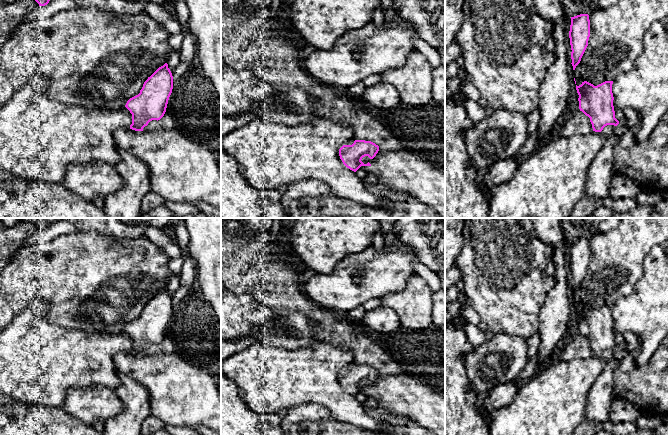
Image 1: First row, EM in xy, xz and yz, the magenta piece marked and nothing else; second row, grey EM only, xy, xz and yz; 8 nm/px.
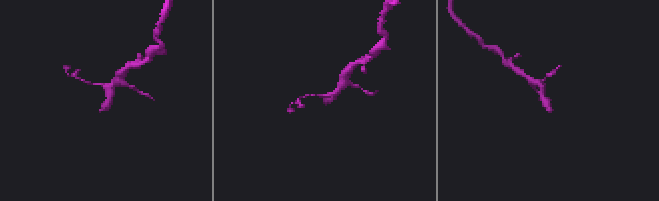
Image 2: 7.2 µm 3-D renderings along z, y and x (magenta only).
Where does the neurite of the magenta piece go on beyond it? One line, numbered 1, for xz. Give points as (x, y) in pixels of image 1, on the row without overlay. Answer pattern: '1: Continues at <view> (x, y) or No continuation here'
1: No continuation here

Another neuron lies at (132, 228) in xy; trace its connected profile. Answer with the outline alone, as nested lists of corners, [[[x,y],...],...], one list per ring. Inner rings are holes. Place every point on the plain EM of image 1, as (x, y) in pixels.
[[[44,218],[49,224],[66,220],[77,230],[94,230],[115,238],[135,239],[144,236],[147,227],[163,230],[174,218]]]

